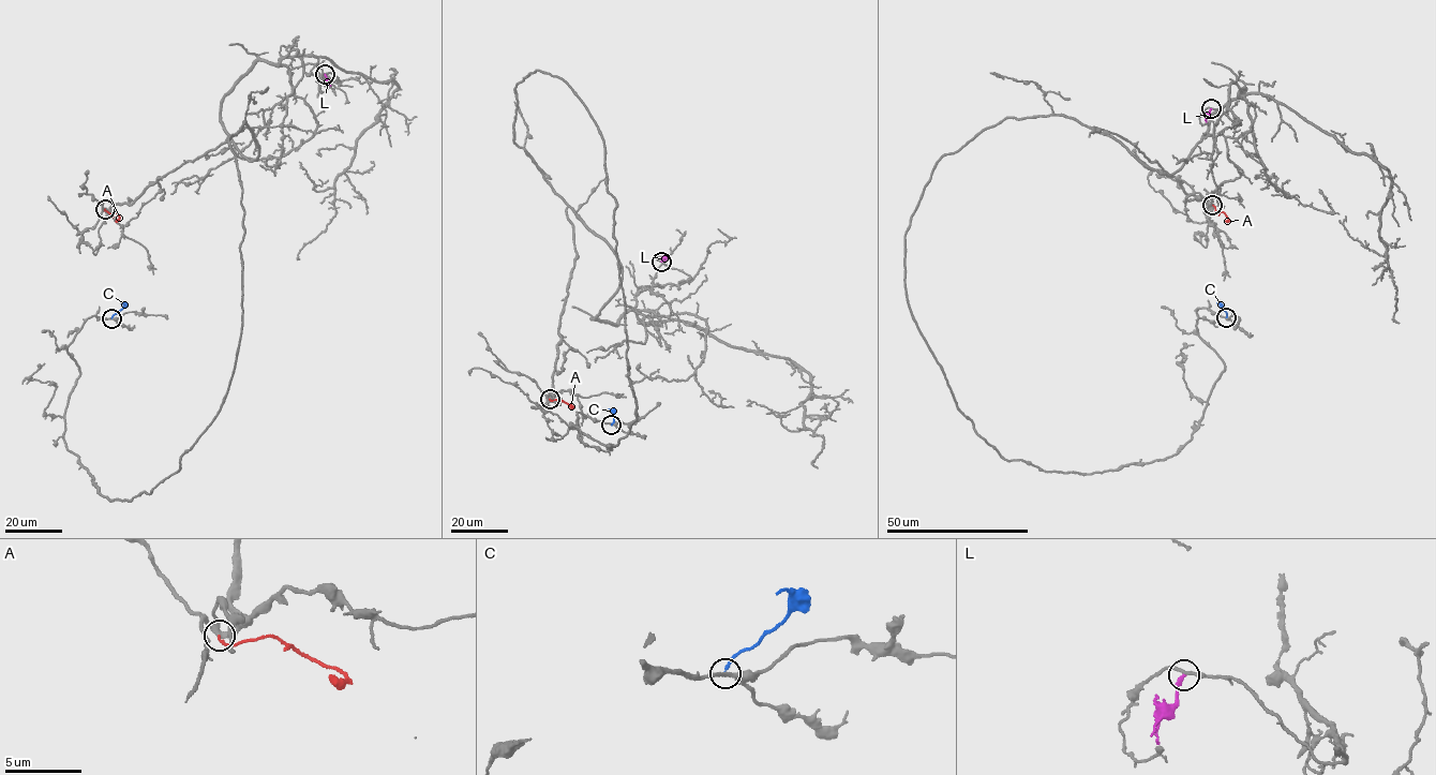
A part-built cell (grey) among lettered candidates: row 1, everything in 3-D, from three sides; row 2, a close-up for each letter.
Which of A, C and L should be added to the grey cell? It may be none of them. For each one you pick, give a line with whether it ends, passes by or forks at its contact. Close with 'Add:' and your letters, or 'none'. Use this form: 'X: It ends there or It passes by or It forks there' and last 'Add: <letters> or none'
C: It ends there
Add: C

